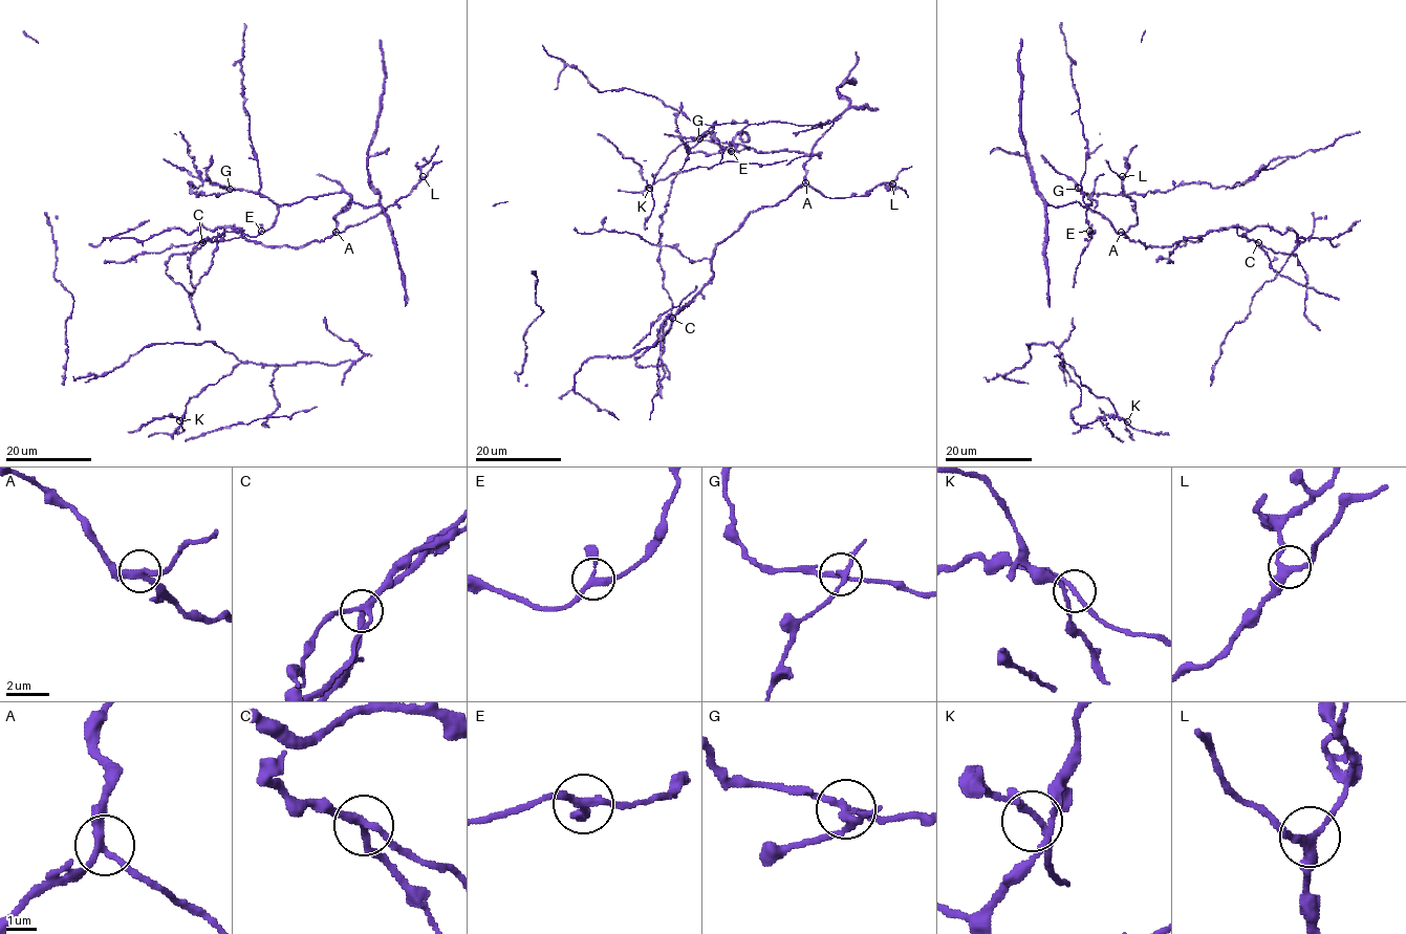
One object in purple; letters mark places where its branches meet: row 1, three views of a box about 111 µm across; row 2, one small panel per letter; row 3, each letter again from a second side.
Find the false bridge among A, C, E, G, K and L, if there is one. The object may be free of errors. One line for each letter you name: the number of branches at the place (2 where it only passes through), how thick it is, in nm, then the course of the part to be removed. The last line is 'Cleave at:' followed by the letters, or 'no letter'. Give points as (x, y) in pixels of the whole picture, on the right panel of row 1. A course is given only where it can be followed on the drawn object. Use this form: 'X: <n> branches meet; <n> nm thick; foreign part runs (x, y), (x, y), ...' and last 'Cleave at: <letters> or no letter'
G: 4 branches meet; 240 nm thick; foreign part runs (1078, 189), (1118, 195), (1164, 192), (1186, 182), (1233, 188), (1277, 158), (1297, 157), (1360, 132)
Cleave at: G

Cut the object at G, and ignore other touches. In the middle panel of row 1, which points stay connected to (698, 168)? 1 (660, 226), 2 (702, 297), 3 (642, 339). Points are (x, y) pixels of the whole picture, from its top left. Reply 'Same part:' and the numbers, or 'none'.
Same part: 2

